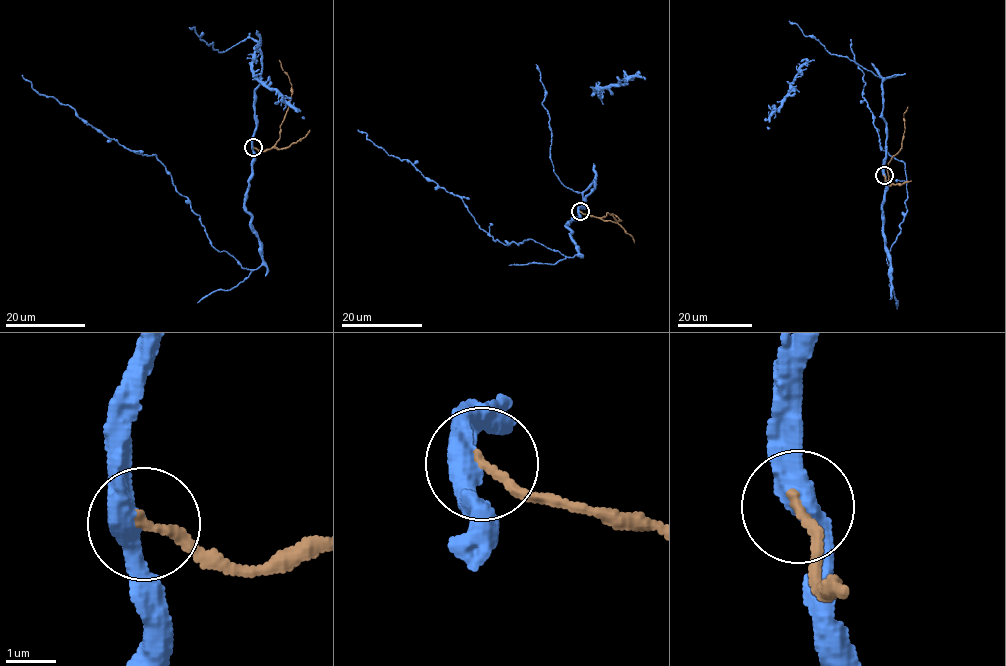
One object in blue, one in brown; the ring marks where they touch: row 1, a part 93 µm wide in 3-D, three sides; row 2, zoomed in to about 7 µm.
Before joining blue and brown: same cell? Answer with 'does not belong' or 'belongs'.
belongs

